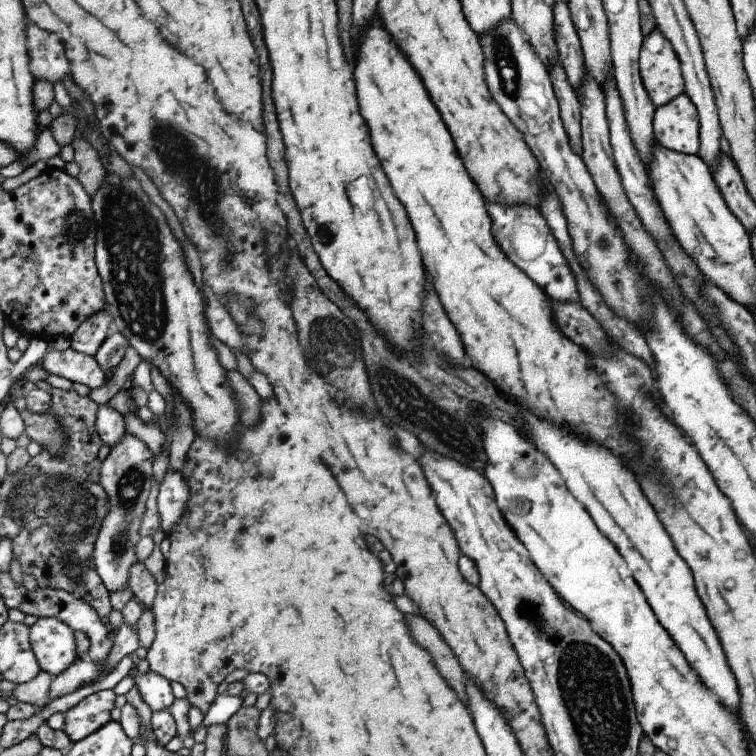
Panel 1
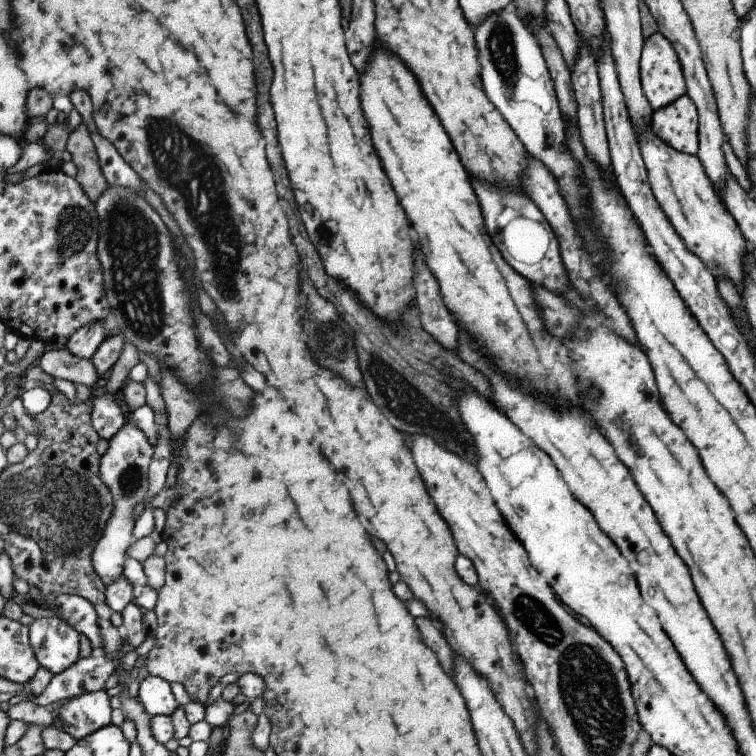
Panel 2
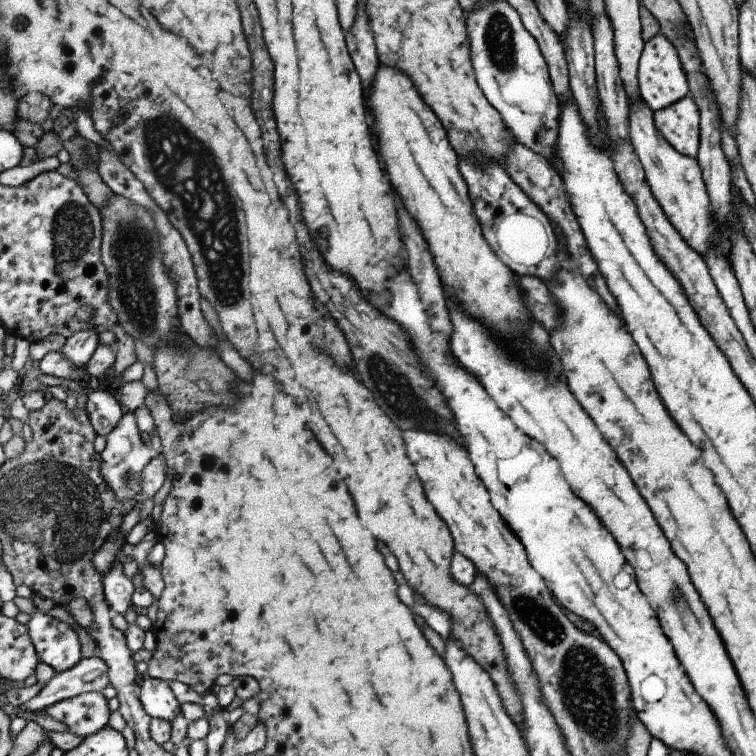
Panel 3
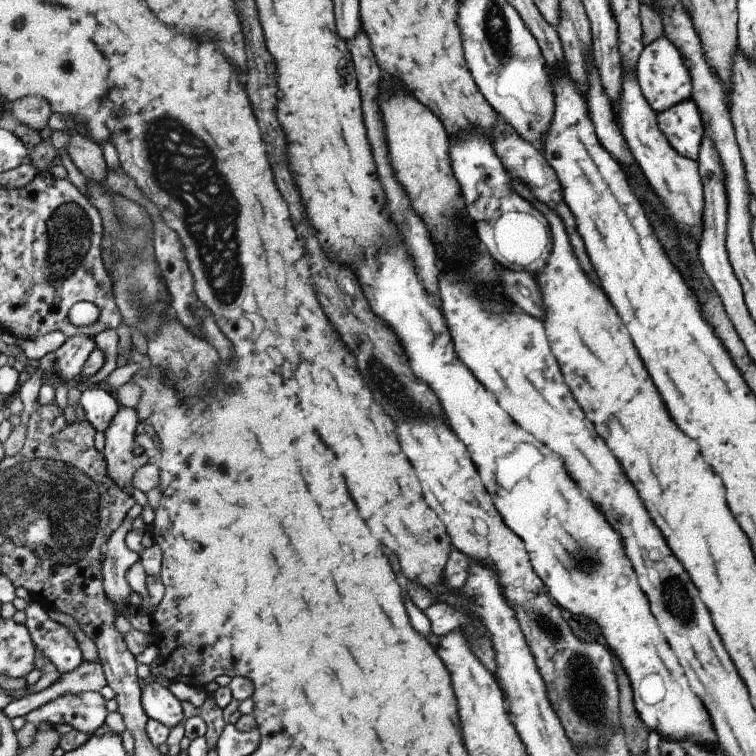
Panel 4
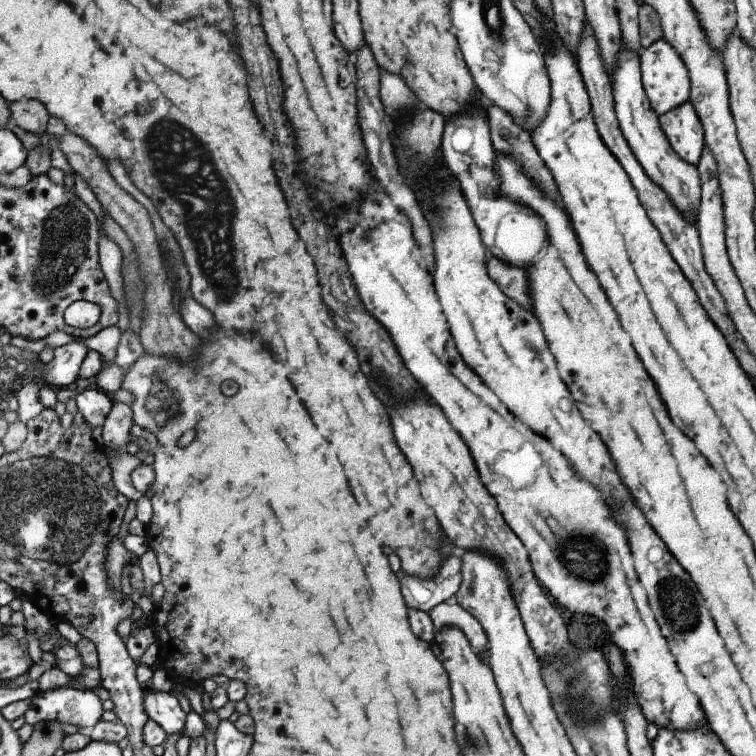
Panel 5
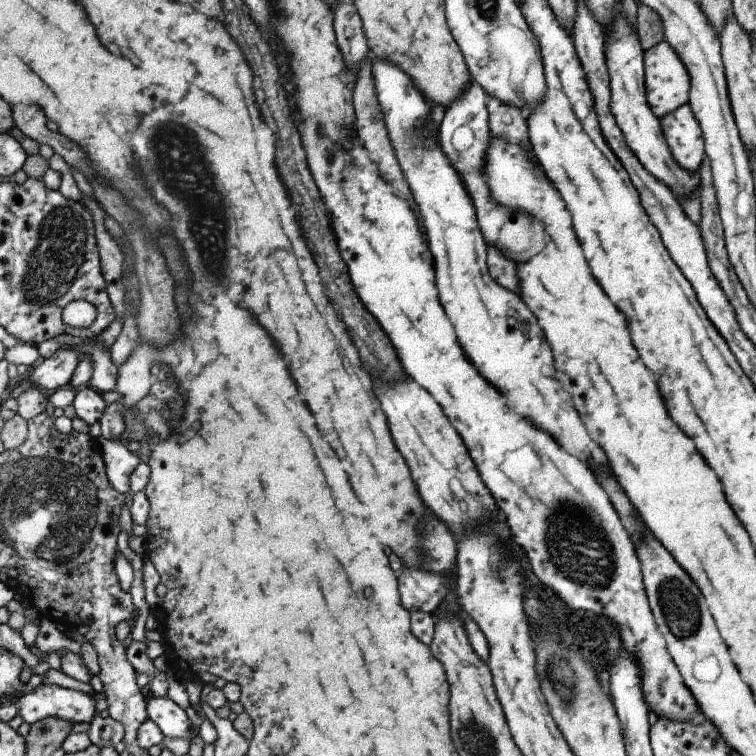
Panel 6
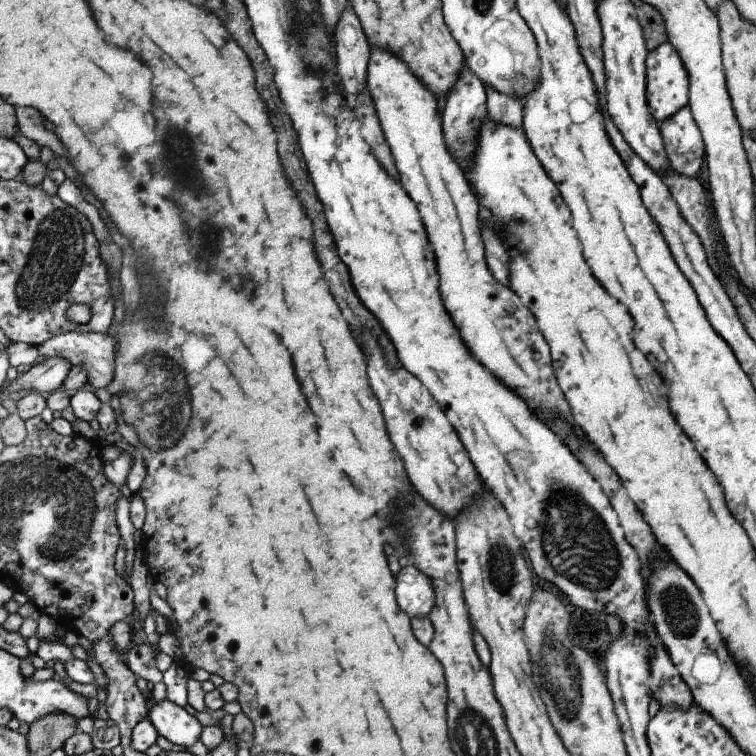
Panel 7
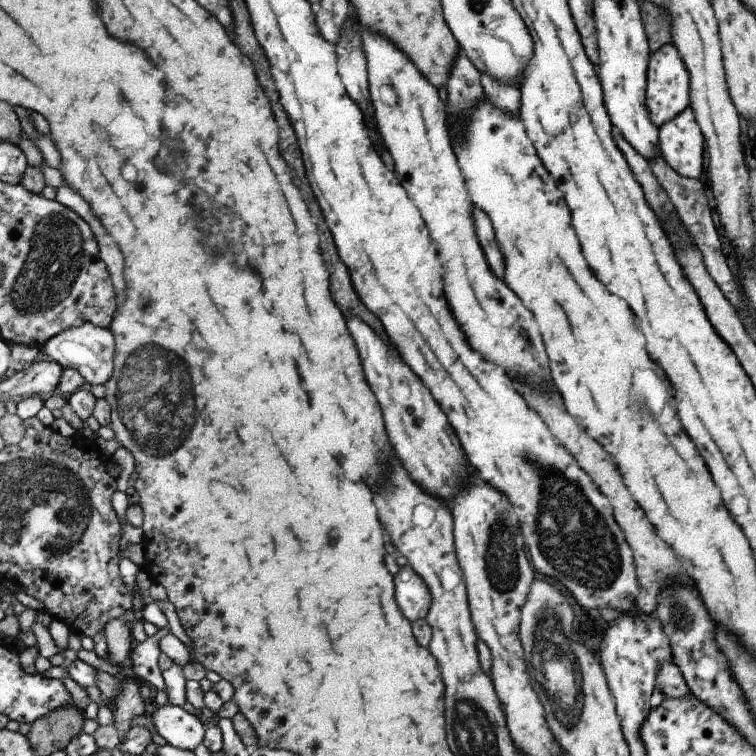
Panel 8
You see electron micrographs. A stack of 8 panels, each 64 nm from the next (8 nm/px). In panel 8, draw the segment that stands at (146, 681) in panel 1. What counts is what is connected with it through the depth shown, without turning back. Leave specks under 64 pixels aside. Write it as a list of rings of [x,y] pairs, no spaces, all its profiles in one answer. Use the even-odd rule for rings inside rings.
[[[159,706],[159,710],[153,714],[153,726],[161,738],[173,748],[195,752],[201,744],[205,744],[207,738],[207,726],[201,718],[195,714],[189,714],[181,706]]]

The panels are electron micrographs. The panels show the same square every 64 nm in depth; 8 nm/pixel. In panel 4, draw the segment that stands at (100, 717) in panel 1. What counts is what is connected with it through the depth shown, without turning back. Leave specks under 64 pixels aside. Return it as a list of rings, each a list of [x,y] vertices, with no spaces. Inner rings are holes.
[[[85,692],[75,696],[63,696],[59,700],[53,700],[51,704],[43,706],[41,710],[35,710],[27,716],[27,722],[33,724],[69,724],[79,732],[85,732],[89,736],[97,734],[109,716],[107,700],[99,692]]]

